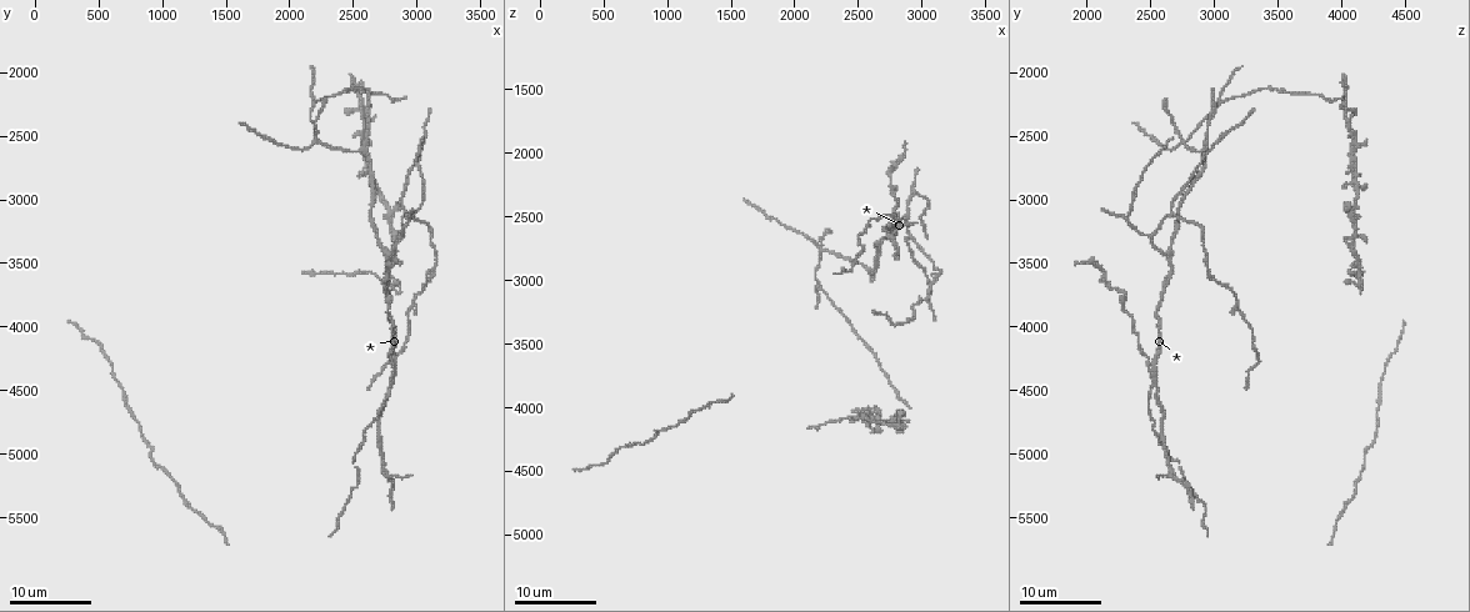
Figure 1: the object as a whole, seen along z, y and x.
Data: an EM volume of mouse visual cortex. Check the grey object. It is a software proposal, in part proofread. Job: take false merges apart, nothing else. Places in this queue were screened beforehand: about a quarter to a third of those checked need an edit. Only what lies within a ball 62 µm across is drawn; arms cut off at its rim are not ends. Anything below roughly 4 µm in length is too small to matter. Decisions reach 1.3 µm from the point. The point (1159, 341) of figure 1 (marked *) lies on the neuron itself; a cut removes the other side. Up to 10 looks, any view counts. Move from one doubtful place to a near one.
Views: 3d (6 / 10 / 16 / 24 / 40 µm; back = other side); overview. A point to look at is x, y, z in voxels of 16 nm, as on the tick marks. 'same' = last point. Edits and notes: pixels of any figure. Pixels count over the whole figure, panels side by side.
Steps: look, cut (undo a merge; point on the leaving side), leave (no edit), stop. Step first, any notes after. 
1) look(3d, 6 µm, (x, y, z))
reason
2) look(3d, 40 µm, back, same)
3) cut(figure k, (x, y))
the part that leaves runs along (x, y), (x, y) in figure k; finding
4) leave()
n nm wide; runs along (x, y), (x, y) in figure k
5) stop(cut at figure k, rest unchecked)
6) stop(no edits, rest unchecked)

look(3d, 16 µm, (3140, 3520, 2960))
thick turns thin

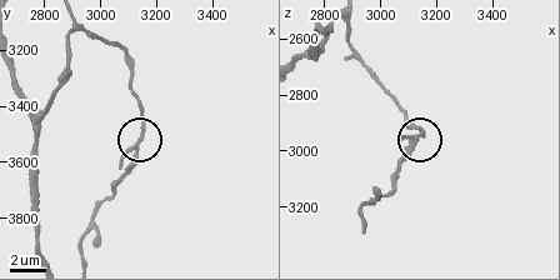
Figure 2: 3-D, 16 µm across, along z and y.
look(3d, 10 µm, (3130, 3540, 2940))

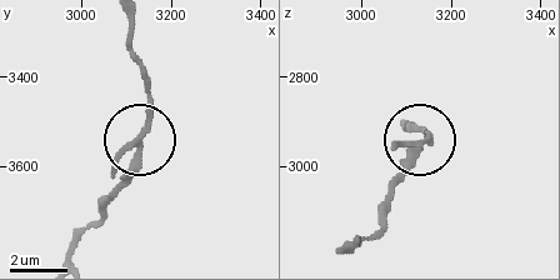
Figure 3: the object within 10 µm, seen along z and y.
cut(figure 3, (124, 181))
the part that leaves runs along (136, 146), (134, 165), (71, 259) in figure 3; a second neuron is stuck on

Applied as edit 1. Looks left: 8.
look(overview)
redraw

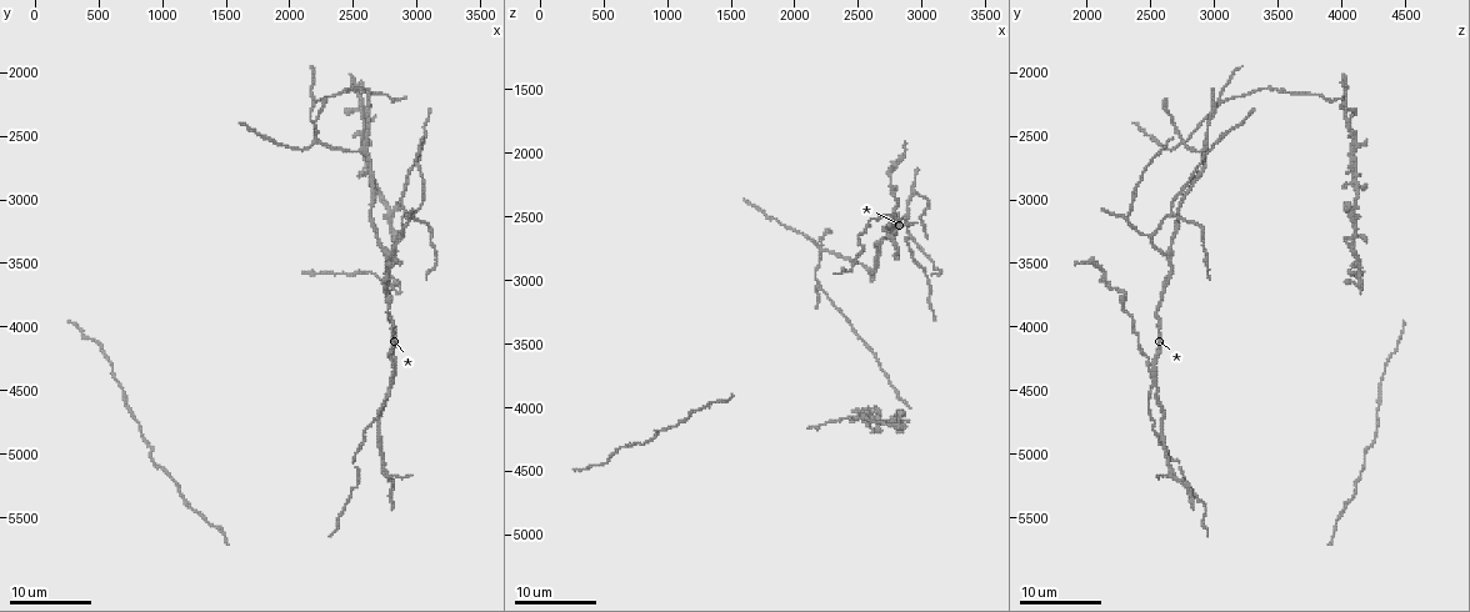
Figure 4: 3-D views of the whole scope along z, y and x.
look(3d, 16 µm, (2780, 3440, 2640))
branch point

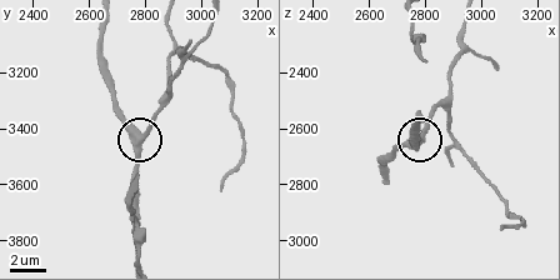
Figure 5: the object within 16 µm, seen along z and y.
look(3d, 10 µm, (2790, 3430, 2620))

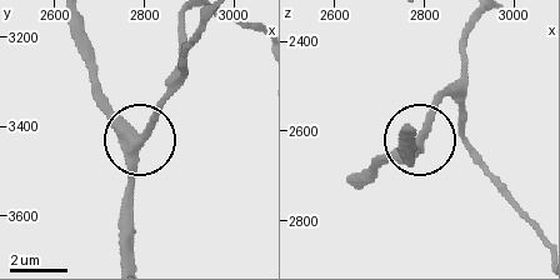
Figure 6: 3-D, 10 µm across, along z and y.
leave()
runs along (130, 258), (130, 150), (171, 95) in figure 6; continuous, no second neuron

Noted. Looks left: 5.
look(3d, 16 µm, (2220, 2540, 2780))

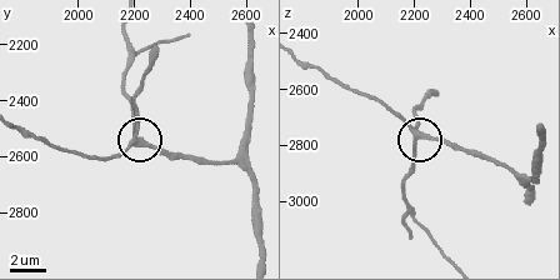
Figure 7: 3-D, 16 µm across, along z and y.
look(3d, 6 µm, (2210, 2550, 2770))

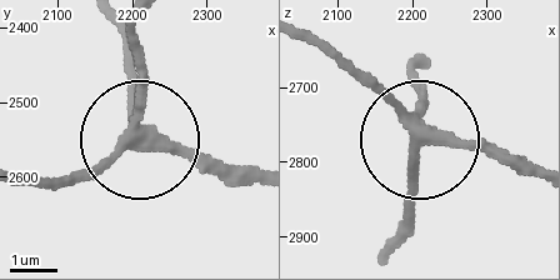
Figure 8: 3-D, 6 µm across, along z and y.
leave()
4 arms; all the same neuron

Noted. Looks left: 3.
look(3d, 24 µm, (2920, 3100, 2660))
three-way junction

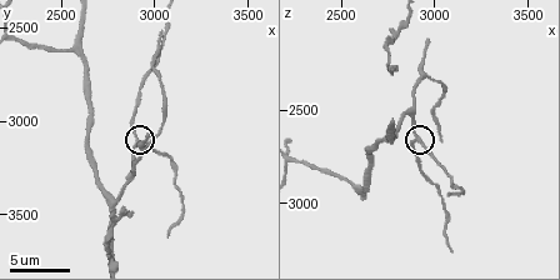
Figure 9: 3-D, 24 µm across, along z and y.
look(3d, 10 µm, (2900, 3100, 2660))

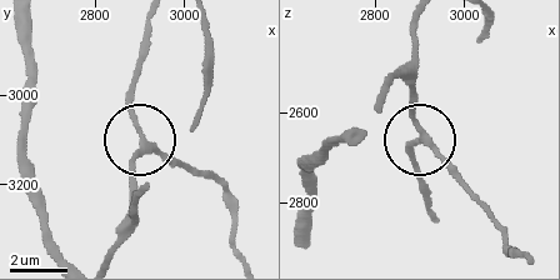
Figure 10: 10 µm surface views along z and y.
look(3d, 6 µm, (2905, 3095, 2660))

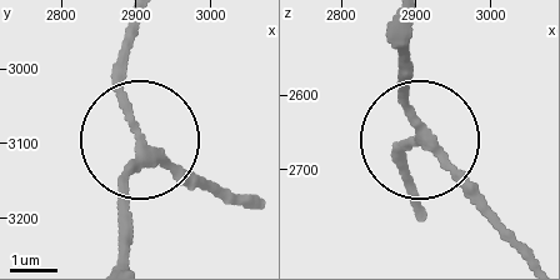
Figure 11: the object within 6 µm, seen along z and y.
leave()
runs along (119, 253), (123, 180), (138, 149), (226, 200) in figure 11; one neuron here

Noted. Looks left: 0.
stop(cut at figure 3, rest unchecked)

